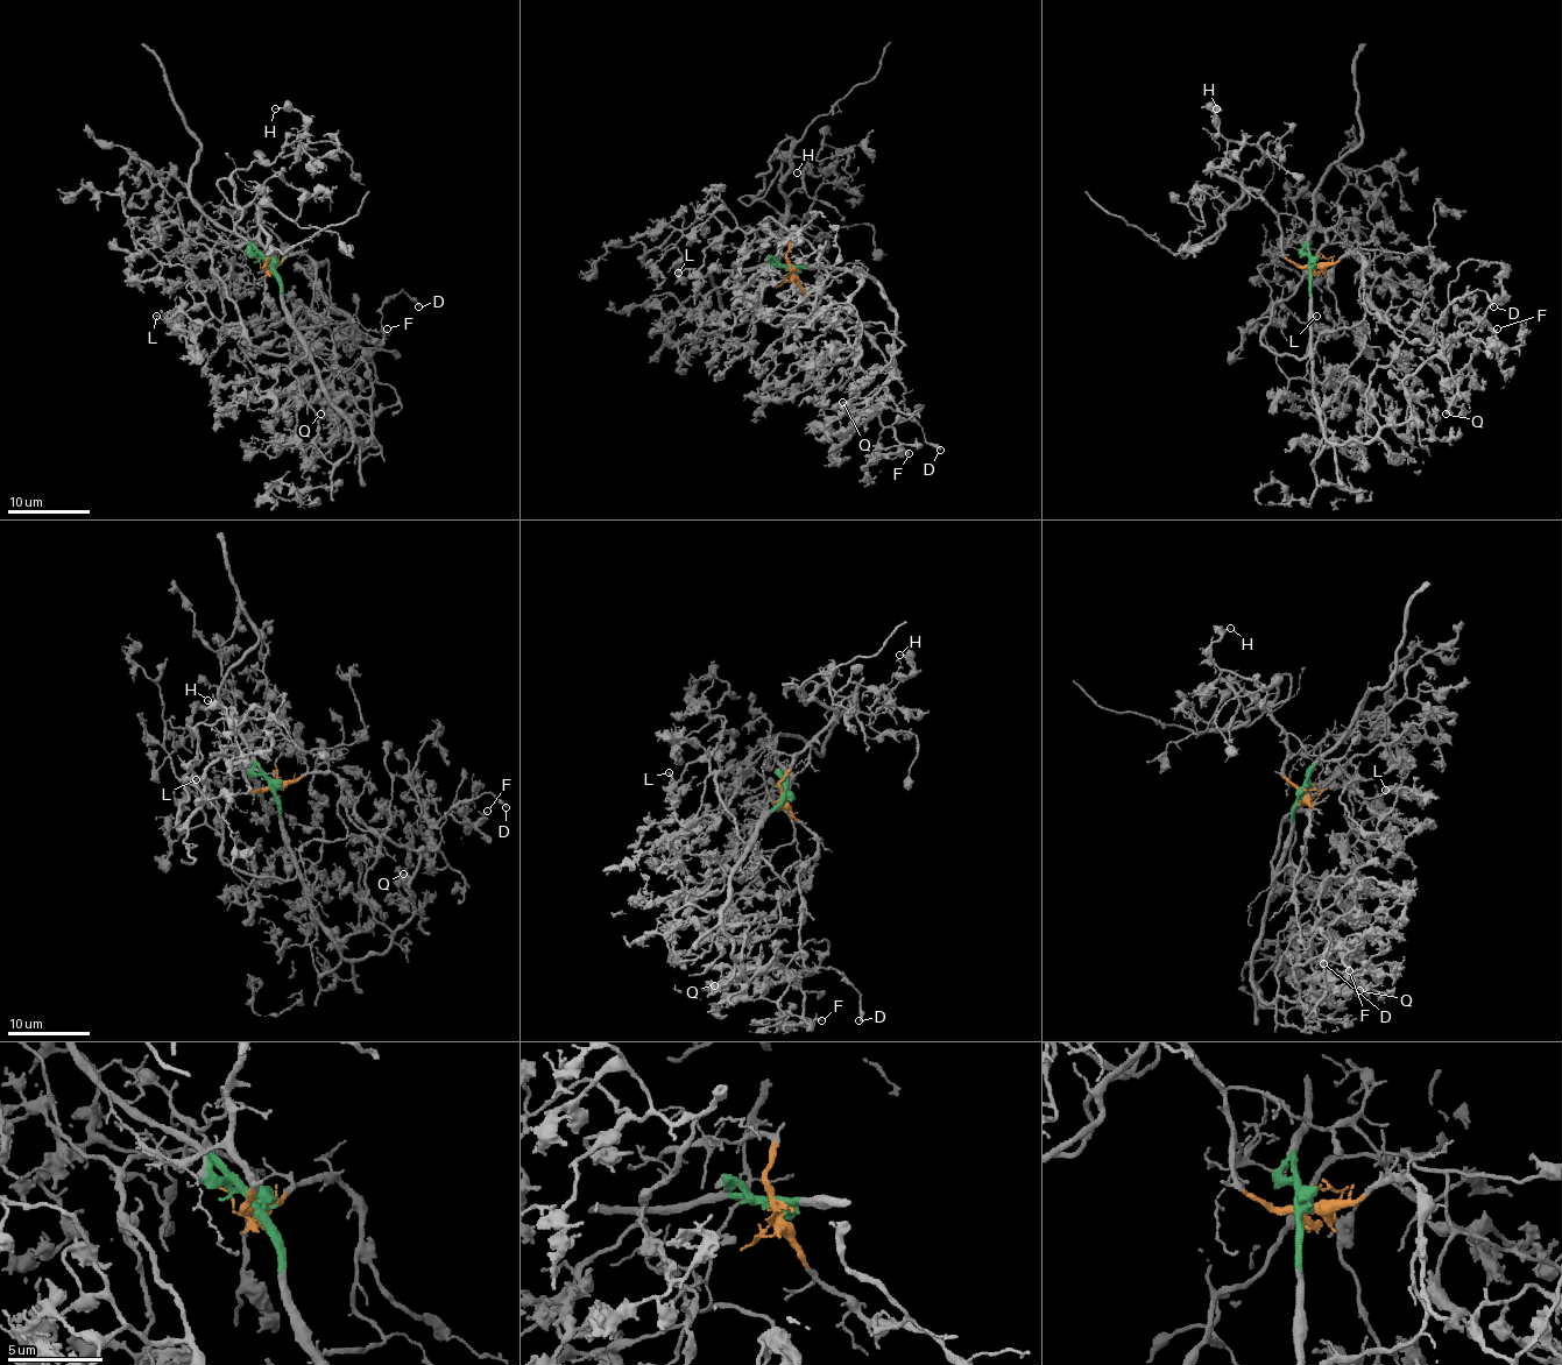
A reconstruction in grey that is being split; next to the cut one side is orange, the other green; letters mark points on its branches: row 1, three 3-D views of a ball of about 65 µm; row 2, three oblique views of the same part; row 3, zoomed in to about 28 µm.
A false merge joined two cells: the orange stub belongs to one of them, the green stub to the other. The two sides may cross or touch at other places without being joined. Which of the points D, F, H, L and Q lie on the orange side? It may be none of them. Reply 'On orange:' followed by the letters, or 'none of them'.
On orange: D, H

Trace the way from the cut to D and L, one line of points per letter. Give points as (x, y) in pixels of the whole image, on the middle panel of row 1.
D: (792, 268), (792, 280), (811, 301), (827, 313), (854, 322), (885, 354), (926, 439), (940, 450)
L: (793, 268), (825, 268), (825, 260), (769, 218), (744, 233), (723, 233), (697, 270), (678, 271)

